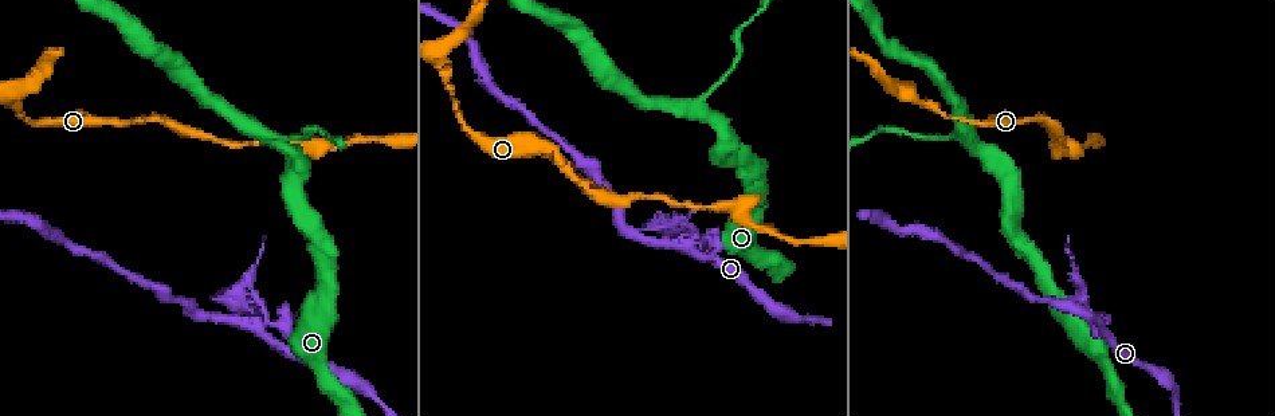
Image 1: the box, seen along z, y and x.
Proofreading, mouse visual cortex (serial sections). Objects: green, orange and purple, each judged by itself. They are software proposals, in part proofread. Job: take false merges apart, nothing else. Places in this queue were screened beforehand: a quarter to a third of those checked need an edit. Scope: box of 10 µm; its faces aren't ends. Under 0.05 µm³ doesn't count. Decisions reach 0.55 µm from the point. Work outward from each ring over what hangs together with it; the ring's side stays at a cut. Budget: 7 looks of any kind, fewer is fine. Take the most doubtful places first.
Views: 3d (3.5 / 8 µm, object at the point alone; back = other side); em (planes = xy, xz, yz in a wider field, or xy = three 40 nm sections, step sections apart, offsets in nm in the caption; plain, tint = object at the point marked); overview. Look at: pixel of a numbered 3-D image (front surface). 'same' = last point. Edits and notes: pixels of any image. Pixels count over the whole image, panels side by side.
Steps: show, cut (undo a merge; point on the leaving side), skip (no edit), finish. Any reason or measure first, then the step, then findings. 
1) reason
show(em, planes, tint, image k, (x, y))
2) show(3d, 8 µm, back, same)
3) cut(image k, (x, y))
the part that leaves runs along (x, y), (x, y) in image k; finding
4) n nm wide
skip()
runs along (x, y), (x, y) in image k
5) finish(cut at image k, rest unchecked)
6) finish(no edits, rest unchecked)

four or more arms meet
show(3d, 3.5 µm, image 1, (237, 323))

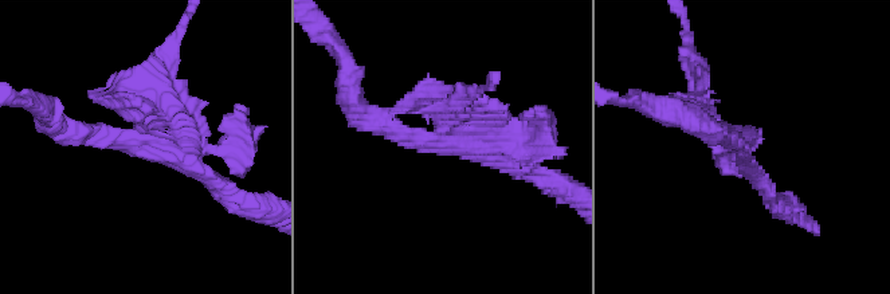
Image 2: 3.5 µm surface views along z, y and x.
now the EM
show(em, xy, step 3, tint, image 2, (744, 147))

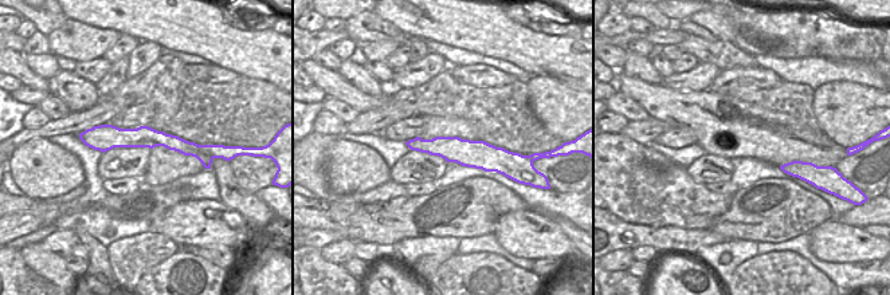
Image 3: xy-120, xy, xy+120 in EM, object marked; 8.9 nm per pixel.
4 arms; arms of 150, 200, 250, 250 nm
cut(image 2, (169, 101))
border along (189, 142), (195, 144), (208, 156) in image 3; a second cell is stuck on

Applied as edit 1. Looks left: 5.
arms part here
show(3d, 3.5 µm, image 1, (267, 135))

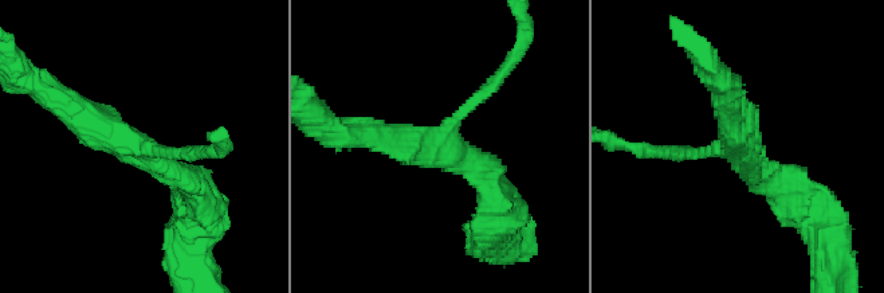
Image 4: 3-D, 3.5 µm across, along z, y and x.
3 arms; arms of 150, 300, 350 nm
show(em, planes, tint, image 4, (743, 148))

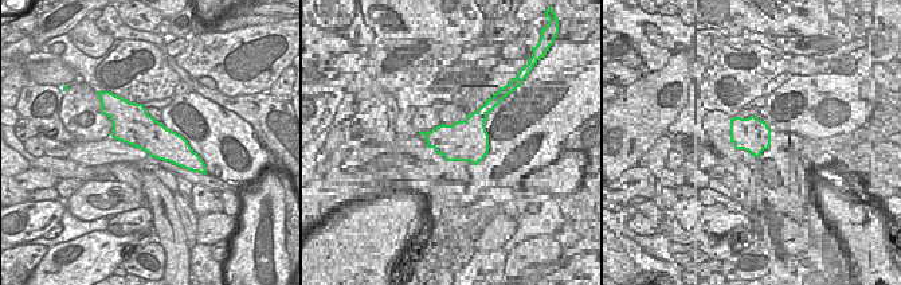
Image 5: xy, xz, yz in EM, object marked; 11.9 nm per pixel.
skip()
continuous, no second cell

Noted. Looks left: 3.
finish(cut at image 2, rest unchecked)

